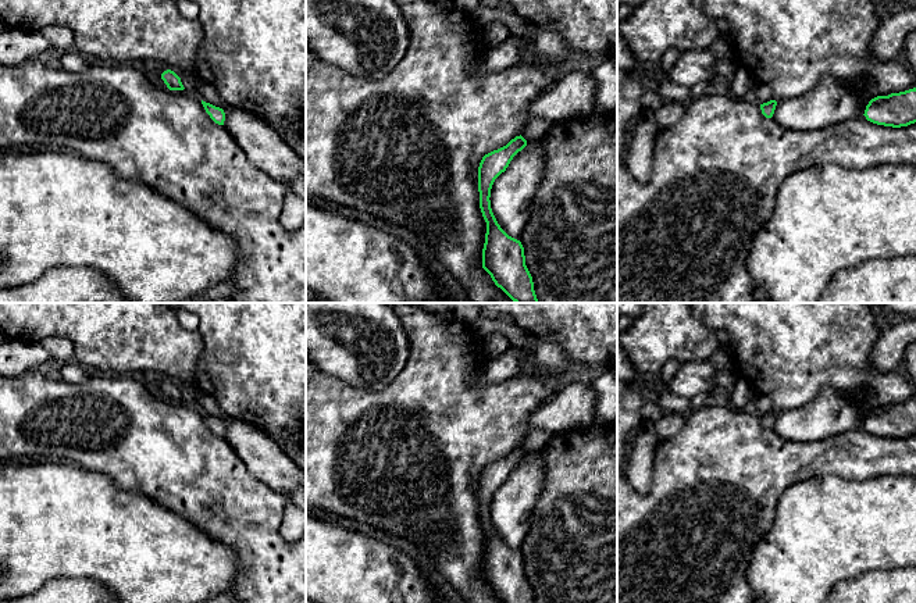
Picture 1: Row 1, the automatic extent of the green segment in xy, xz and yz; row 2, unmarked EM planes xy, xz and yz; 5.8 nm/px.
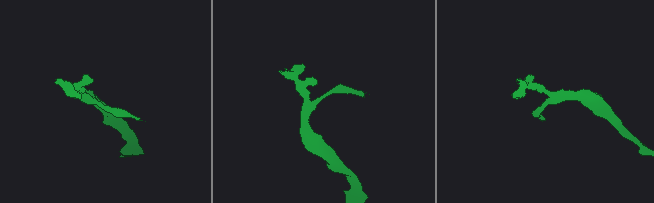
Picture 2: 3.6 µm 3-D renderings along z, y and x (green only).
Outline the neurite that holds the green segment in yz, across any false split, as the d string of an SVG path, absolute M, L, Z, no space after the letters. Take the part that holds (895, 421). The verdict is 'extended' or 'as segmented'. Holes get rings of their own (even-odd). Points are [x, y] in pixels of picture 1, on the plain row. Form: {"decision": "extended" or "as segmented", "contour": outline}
{"decision": "as segmented", "contour": "M916 399L872 410L863 427L873 435L892 439L915 435Z"}

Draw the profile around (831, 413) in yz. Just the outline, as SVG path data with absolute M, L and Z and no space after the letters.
M824 386L817 393L816 399L806 406L777 413L771 429L783 439L810 443L862 427L860 418L862 406L859 403L831 386Z

